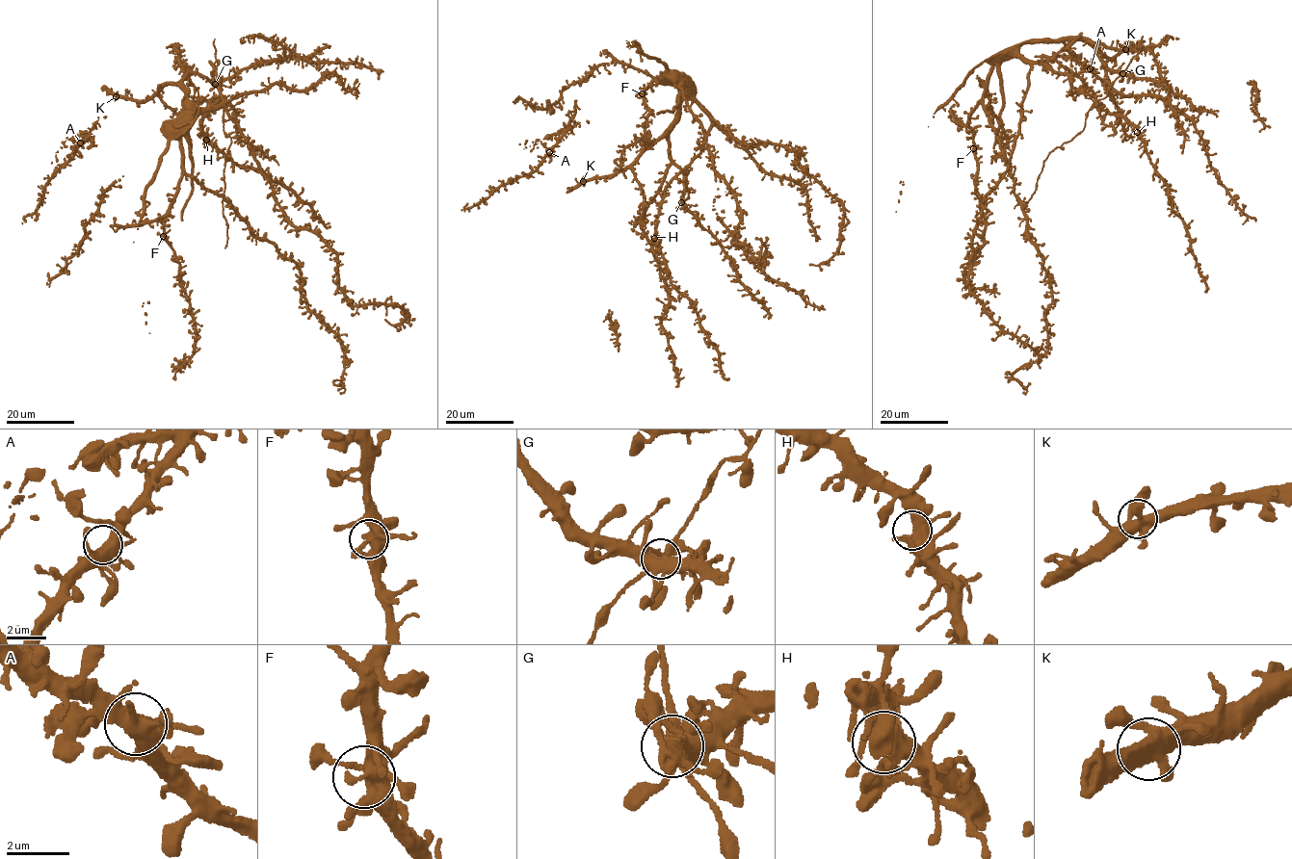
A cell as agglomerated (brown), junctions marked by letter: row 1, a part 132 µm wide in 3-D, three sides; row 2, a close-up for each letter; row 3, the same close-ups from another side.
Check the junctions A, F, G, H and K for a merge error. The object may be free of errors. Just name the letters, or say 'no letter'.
no letter

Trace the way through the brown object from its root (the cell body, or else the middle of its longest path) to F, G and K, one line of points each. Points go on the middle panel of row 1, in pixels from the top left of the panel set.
F: (691, 92), (678, 86), (677, 80), (672, 85), (662, 79), (653, 82), (642, 93)
G: (691, 92), (680, 99), (678, 120), (669, 134), (670, 156), (683, 175), (681, 201)
K: (691, 92), (680, 99), (679, 115), (668, 129), (630, 164), (611, 175), (583, 181)

